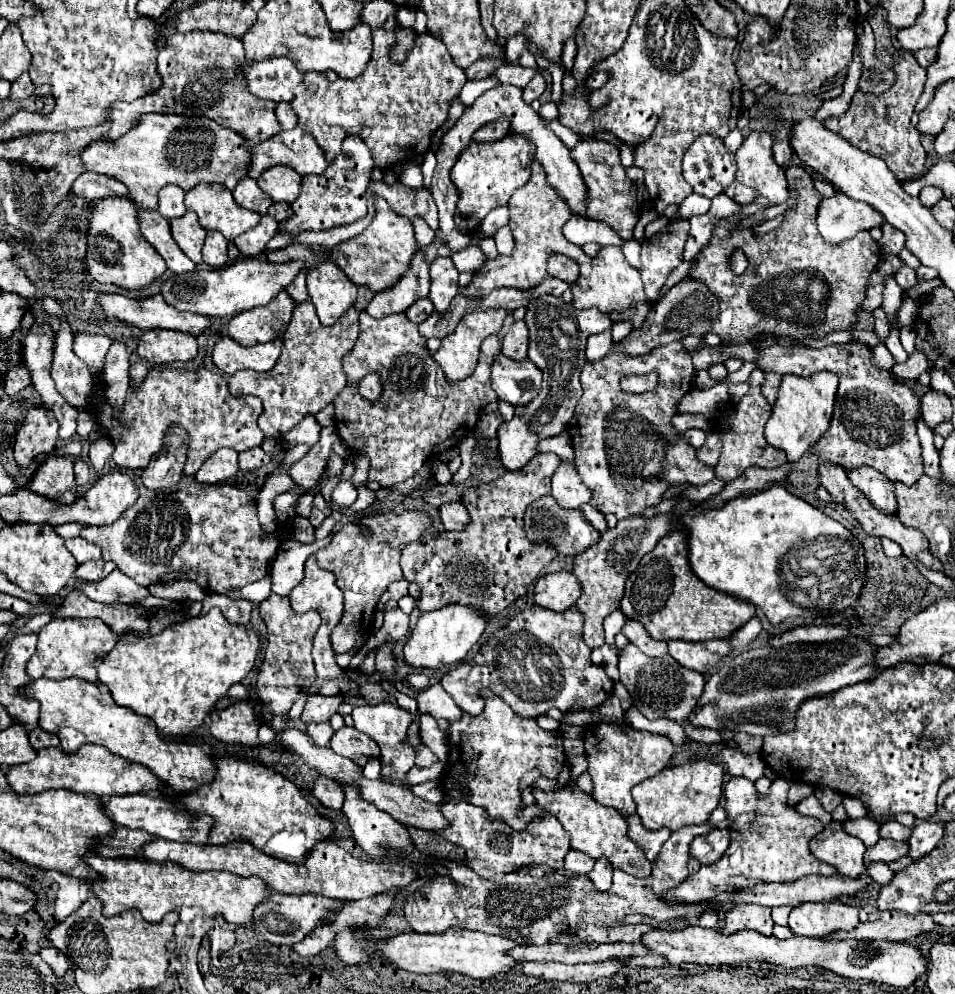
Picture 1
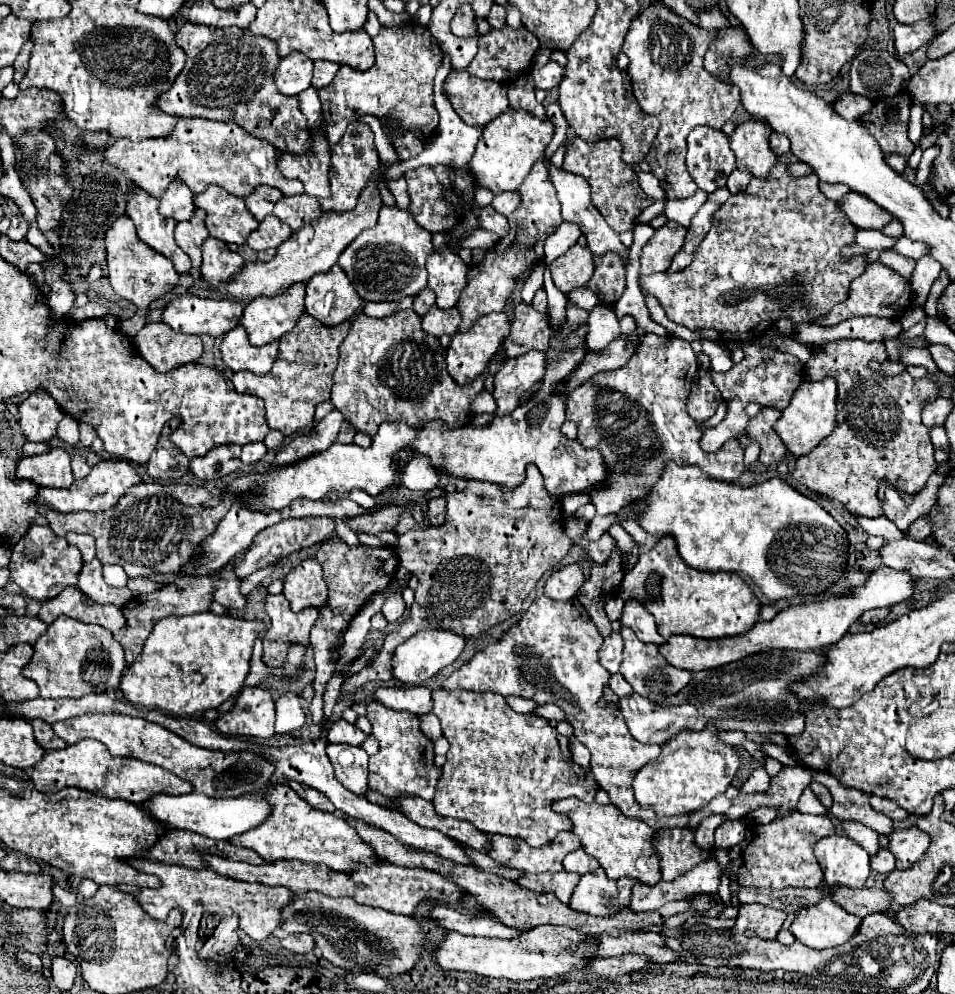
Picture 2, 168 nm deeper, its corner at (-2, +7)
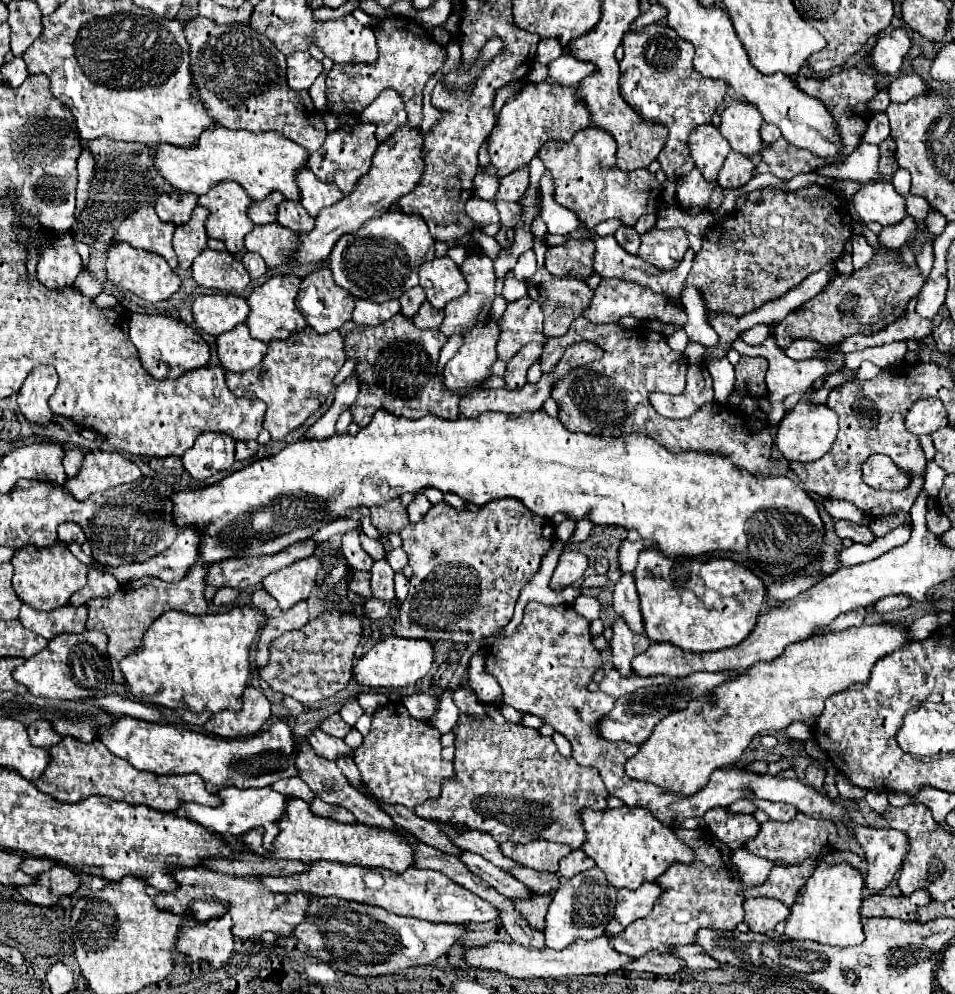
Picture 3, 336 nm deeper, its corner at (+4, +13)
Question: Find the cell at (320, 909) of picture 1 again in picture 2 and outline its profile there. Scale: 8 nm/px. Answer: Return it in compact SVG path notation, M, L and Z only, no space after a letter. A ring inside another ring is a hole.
M294 896L280 912L280 928L288 934L310 932L322 950L322 956L340 968L376 972L382 978L390 974L408 972L420 958L420 946L424 942L424 932L412 916L394 914L384 908L374 908L358 904L350 898L328 898L324 896L324 906L316 904L314 896Z

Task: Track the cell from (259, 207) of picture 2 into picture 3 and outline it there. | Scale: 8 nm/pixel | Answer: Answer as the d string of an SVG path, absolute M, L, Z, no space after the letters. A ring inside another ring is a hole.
M270 194L264 202L254 202L248 210L250 214L250 220L254 224L270 224L270 222L276 222L276 212L278 212L278 206L280 202L284 202L286 198L282 194Z

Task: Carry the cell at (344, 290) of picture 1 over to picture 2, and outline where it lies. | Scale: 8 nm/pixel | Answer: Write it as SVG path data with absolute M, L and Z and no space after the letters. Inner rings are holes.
M338 264L324 274L312 276L306 284L306 310L326 326L352 318L360 304L356 288Z

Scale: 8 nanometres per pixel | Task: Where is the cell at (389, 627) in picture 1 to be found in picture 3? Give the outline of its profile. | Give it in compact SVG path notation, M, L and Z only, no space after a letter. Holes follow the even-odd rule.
M378 560L378 562L374 562L370 574L372 574L374 598L392 602L396 596L394 596L394 570L390 568L390 564L386 560Z

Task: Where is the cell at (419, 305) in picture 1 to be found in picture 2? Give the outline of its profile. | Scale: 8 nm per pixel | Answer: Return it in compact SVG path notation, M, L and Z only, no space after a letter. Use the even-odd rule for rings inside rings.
M424 288L416 298L414 298L414 306L412 306L412 310L418 314L418 316L424 316L428 310L430 310L430 306L436 302L436 296L434 296L434 292L430 290L430 288Z

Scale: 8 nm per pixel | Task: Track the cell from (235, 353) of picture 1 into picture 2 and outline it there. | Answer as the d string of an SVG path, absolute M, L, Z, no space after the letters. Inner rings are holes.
M236 326L224 334L220 352L222 352L224 364L234 372L250 370L254 374L266 374L270 372L278 356L278 342L270 342L264 346L252 346L248 342L246 330L242 326Z

